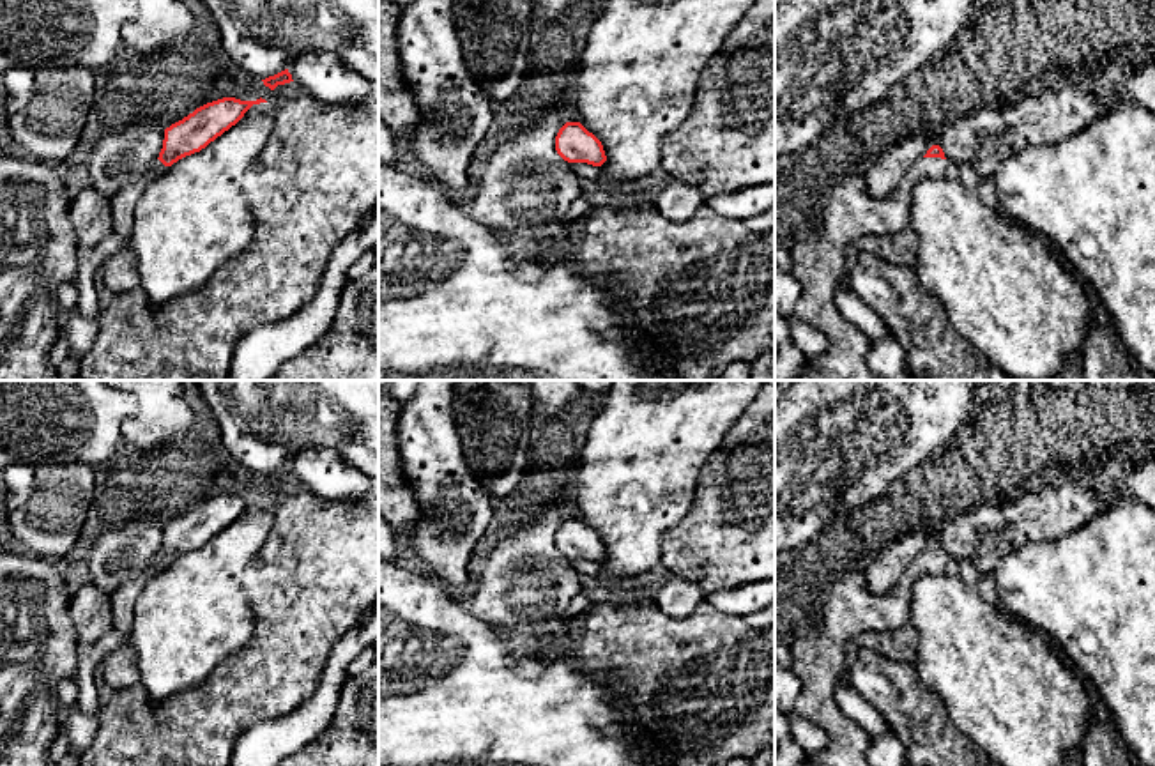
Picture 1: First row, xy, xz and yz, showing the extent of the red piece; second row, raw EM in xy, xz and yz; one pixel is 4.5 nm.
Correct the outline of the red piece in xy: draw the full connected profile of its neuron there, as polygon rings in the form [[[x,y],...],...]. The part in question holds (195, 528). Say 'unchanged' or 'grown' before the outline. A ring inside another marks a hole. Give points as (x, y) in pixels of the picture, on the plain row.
grown | [[[223,494],[196,504],[187,513],[164,525],[163,545],[149,568],[110,594],[113,628],[122,633],[126,644],[129,644],[131,635],[133,605],[145,584],[163,568],[163,564],[205,545],[210,538],[235,522],[253,501],[260,499],[267,497],[262,494],[256,497]]]

